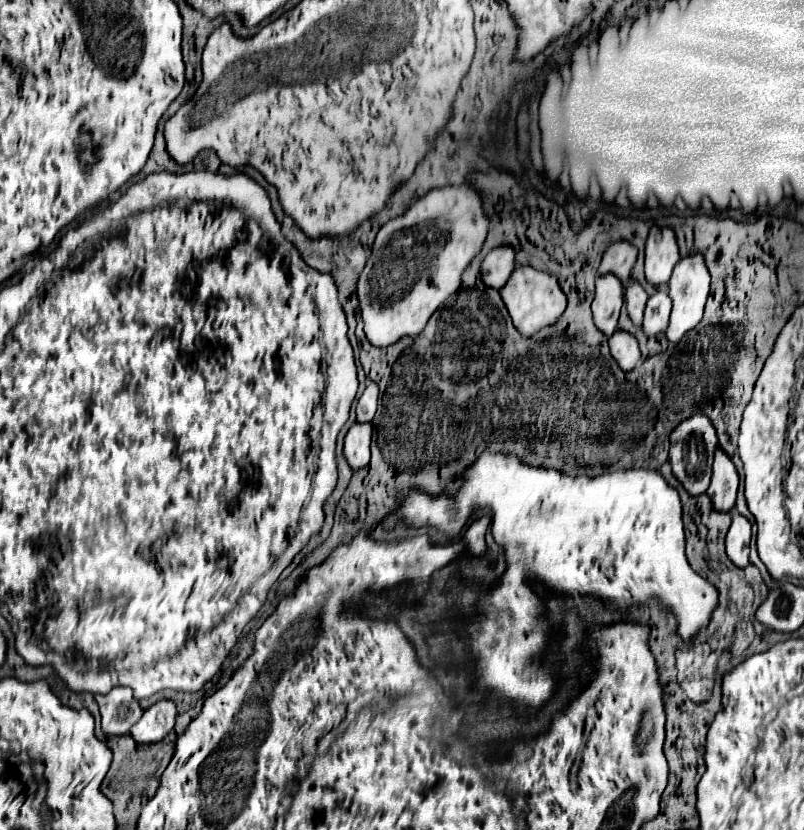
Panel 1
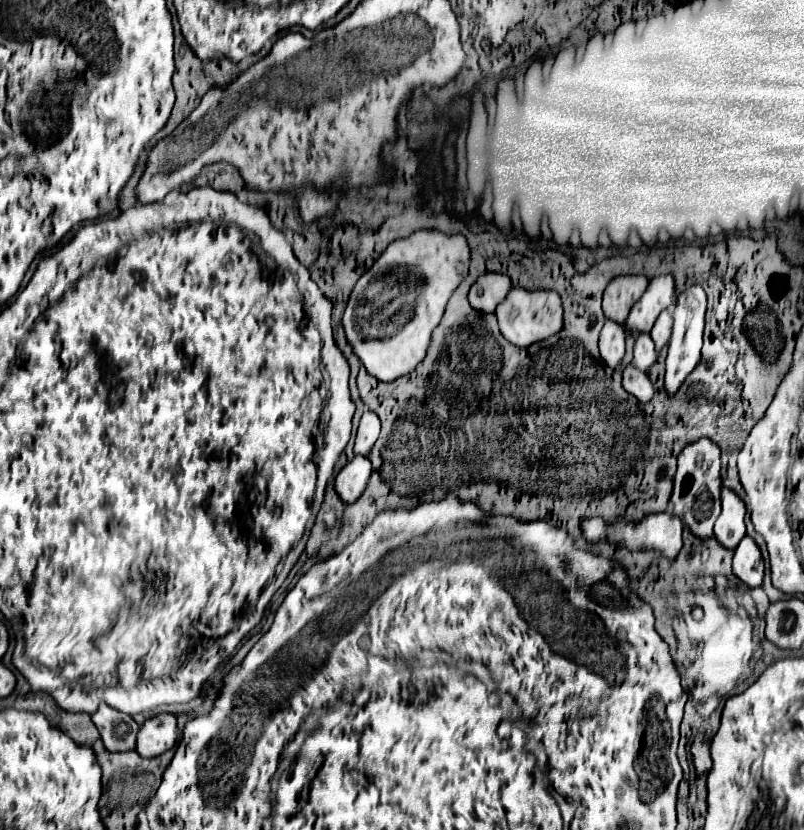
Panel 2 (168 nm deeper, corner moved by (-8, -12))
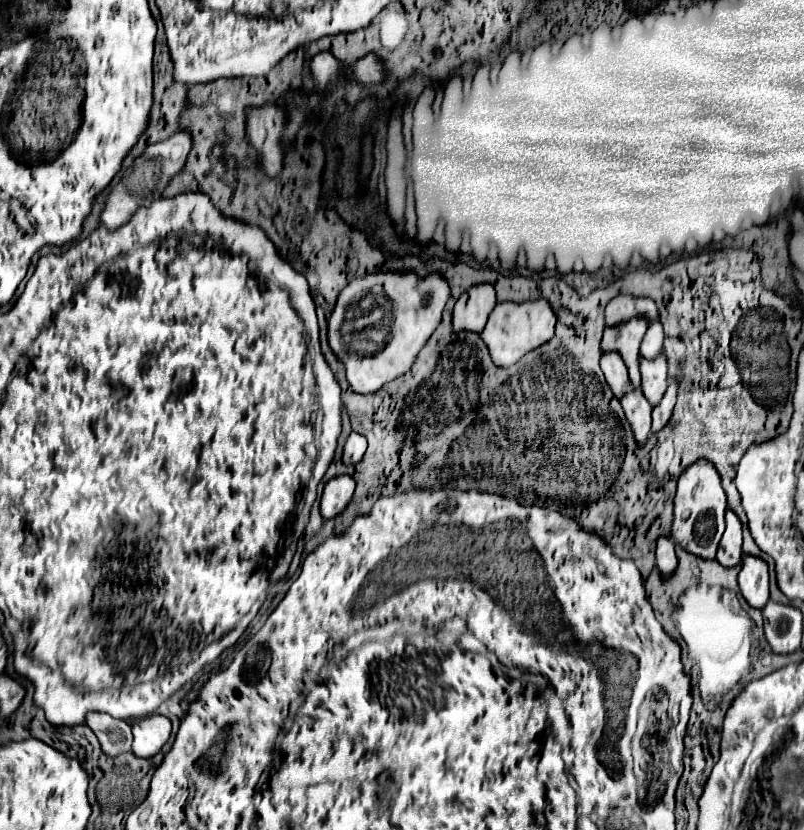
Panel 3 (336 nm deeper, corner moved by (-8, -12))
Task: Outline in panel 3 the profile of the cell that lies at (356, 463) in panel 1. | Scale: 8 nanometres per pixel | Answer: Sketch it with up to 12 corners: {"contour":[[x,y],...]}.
{"contour":[[331,479],[321,495],[321,517],[333,519],[351,501],[355,481]]}

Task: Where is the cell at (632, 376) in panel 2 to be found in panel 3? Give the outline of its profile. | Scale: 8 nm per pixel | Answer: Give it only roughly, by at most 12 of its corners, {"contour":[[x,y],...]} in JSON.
{"contour":[[629,391],[621,405],[637,447],[651,431],[651,405],[641,391]]}

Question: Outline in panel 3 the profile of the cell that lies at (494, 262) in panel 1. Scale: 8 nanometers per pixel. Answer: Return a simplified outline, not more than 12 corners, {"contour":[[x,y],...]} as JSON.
{"contour":[[493,285],[465,291],[453,309],[453,329],[481,333],[497,305]]}

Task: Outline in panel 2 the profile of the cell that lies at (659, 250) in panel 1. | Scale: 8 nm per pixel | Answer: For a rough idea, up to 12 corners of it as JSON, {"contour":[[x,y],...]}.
{"contour":[[653,277],[631,307],[627,329],[651,331],[675,299],[675,277]]}

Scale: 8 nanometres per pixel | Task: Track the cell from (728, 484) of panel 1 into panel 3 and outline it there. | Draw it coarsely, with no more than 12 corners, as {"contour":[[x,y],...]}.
{"contour":[[727,511],[717,561],[723,567],[741,563],[741,521]]}

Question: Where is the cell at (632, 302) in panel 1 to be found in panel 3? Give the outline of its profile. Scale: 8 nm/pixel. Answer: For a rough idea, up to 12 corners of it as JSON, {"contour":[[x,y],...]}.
{"contour":[[667,357],[641,359],[641,393],[651,407],[667,391]]}

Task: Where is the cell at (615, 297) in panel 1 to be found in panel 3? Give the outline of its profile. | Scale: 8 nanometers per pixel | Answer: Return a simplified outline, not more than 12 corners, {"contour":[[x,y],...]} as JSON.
{"contour":[[619,353],[603,355],[601,369],[613,395],[621,399],[629,383]]}

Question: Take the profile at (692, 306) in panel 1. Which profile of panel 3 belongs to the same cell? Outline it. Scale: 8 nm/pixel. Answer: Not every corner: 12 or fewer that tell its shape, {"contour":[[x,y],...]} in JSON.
{"contour":[[677,381],[669,383],[661,403],[653,409],[651,433],[663,429],[677,397]]}

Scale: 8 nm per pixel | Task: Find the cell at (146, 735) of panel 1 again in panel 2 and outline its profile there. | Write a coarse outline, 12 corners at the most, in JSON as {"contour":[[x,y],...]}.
{"contour":[[173,713],[149,717],[137,735],[141,757],[159,757],[177,741]]}

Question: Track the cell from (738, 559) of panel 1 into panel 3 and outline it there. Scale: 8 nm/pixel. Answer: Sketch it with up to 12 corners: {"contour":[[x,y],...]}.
{"contour":[[745,555],[739,589],[745,601],[763,609],[769,601],[769,567]]}

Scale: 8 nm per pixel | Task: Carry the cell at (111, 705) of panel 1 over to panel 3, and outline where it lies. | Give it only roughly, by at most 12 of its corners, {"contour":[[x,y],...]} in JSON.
{"contour":[[89,713],[87,725],[103,753],[131,751],[129,723],[105,713]]}

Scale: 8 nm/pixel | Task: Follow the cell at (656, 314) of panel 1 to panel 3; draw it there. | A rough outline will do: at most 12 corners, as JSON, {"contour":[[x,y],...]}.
{"contour":[[651,323],[639,355],[653,359],[663,347],[663,325]]}

